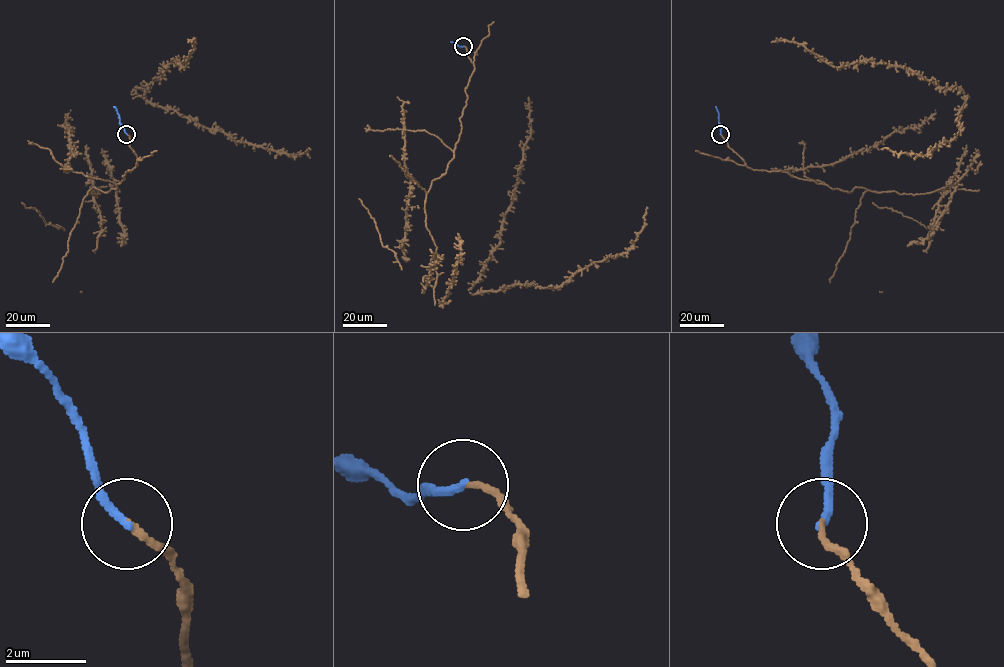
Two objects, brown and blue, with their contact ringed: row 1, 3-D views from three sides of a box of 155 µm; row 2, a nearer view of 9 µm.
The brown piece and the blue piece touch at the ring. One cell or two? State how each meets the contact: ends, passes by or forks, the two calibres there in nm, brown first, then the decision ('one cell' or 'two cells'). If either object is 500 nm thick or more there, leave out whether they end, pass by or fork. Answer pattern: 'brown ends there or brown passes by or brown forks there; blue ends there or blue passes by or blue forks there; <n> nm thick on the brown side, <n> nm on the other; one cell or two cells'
brown ends there; blue ends there; 150 nm thick on the brown side, 200 nm on the other; one cell

